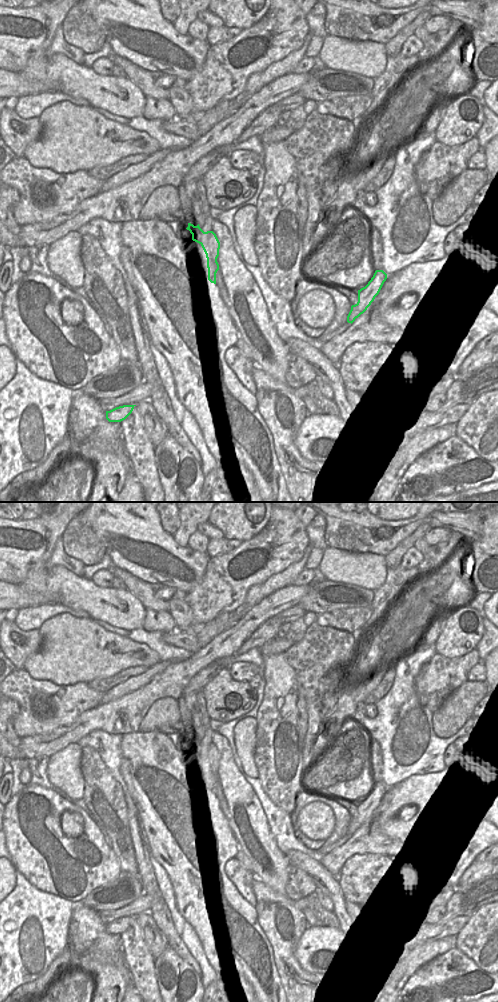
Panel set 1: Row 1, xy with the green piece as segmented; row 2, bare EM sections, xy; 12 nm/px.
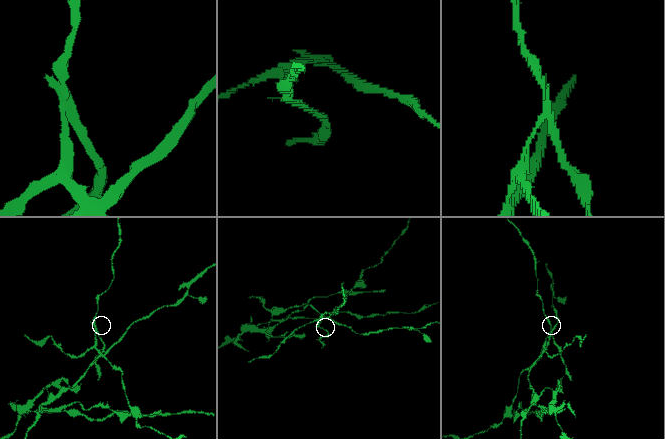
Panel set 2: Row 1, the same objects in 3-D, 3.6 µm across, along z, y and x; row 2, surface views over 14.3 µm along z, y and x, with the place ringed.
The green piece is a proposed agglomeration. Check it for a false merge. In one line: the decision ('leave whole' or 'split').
split

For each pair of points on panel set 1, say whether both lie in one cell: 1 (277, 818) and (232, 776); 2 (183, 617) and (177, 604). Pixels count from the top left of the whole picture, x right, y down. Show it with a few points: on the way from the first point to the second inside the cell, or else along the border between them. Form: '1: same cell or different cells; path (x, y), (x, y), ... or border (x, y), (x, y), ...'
1: different cells; border (247, 782), (258, 798), (268, 824)
2: same cell; path (182, 614), (178, 607)

